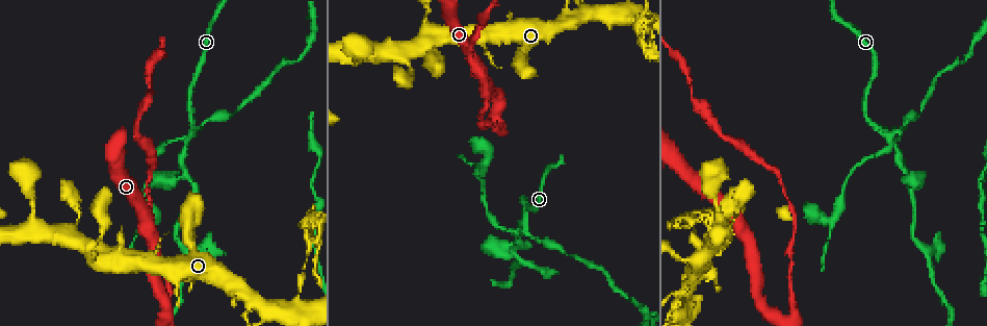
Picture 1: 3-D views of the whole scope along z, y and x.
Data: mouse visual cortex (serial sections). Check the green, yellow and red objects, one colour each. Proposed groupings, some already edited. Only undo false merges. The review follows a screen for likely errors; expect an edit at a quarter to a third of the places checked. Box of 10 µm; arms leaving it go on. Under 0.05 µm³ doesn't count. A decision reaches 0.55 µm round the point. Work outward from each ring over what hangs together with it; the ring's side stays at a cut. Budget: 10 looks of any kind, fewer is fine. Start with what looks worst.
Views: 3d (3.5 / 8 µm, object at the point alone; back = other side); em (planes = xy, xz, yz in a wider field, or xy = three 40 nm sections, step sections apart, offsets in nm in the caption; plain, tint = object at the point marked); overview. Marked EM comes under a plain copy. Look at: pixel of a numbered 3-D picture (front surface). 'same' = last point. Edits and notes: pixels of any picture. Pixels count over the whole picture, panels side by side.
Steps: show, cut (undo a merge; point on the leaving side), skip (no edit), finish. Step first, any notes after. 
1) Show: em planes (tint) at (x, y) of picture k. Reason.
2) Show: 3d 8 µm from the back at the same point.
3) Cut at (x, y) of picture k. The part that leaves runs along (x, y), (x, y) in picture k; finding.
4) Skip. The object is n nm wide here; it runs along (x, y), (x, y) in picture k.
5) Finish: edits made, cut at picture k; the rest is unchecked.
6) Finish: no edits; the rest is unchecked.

Show: 3d 8 µm at (191, 132) of picture 1. Four arms meet.

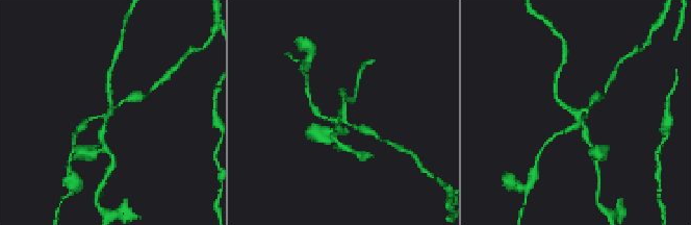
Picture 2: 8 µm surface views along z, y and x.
Show: 3d 3.5 µm from the back at the same point.

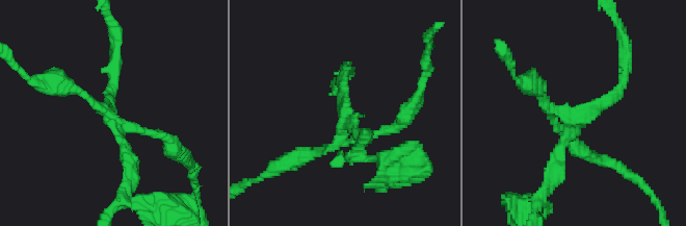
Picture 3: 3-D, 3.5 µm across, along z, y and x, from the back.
Show: em xy step 5 (tint) at (581, 118) of picture 3. 4 arms meet here; the arms are 150, 150, 150, 200 nm wide; need the tissue.

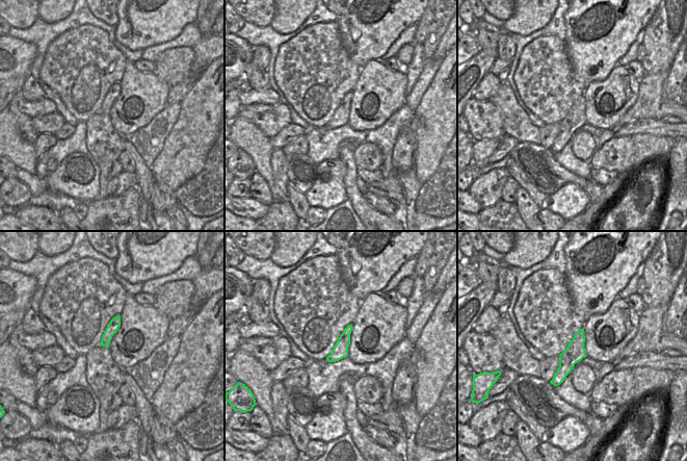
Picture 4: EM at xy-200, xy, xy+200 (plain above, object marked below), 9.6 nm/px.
Cut at (308, 150) of picture 3. The part that leaves runs along (117, 117), (162, 133), (185, 161) in picture 3; two cells meet here.

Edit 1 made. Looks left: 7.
Show: 3d 3.5 µm at (185, 252) of picture 1. Sharp bend.

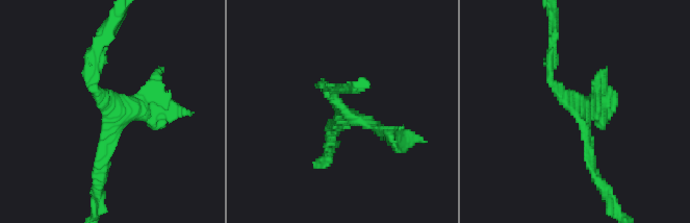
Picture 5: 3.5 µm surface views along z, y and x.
Show: em planes (tint) at (115, 110) of picture 5. Need the tissue.

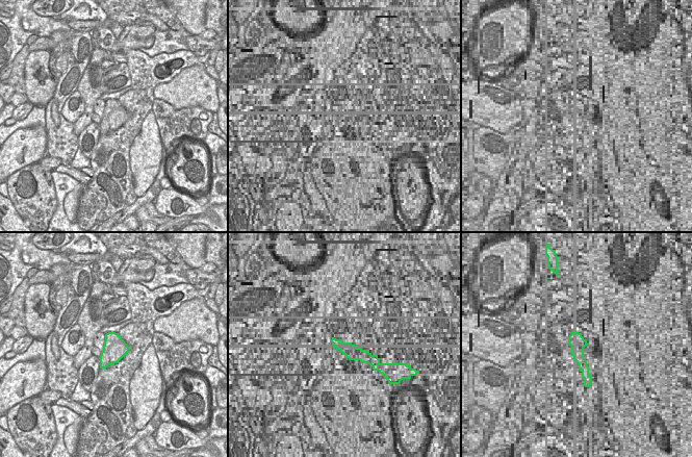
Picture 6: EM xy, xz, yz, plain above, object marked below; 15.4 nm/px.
Show: em xy step 5 (tint) at the same point. Cut it another way.

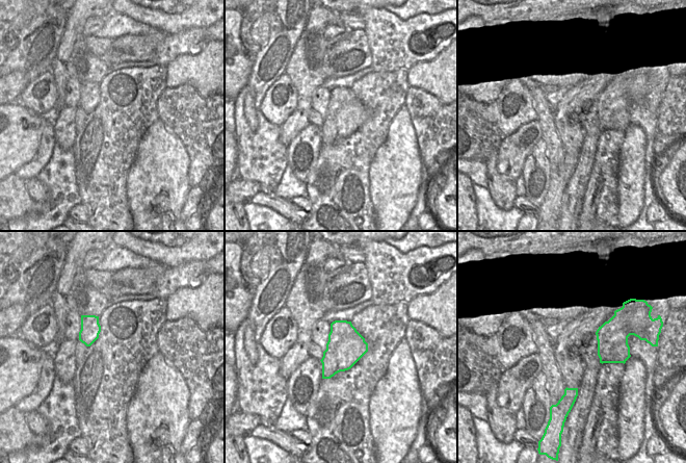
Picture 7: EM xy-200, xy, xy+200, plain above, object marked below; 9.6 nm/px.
Skip. It runs along (96, 62), (90, 80), (116, 109), (179, 113) in picture 5; continuous, no second cell.

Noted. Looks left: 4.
Show: 3d 8 µm at (792, 301) of picture 1. Sudden change in width.

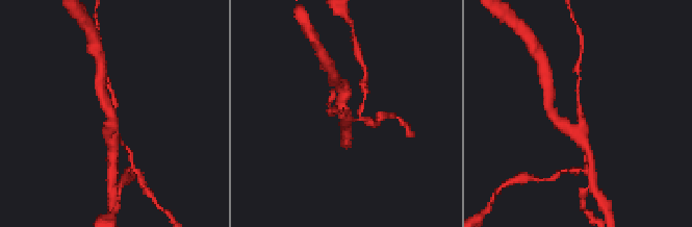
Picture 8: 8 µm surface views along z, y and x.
Show: 3d 3.5 µm at the same point.

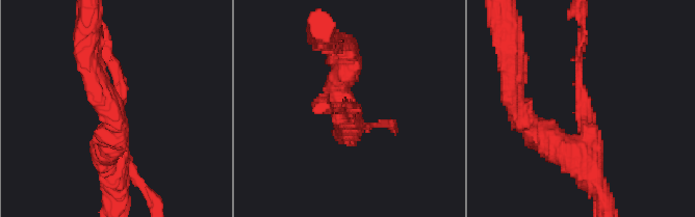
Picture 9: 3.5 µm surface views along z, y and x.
Show: em xy step 3 (tint) at (584, 110) of picture 9. The arms are 150, 400 nm wide; now the EM.

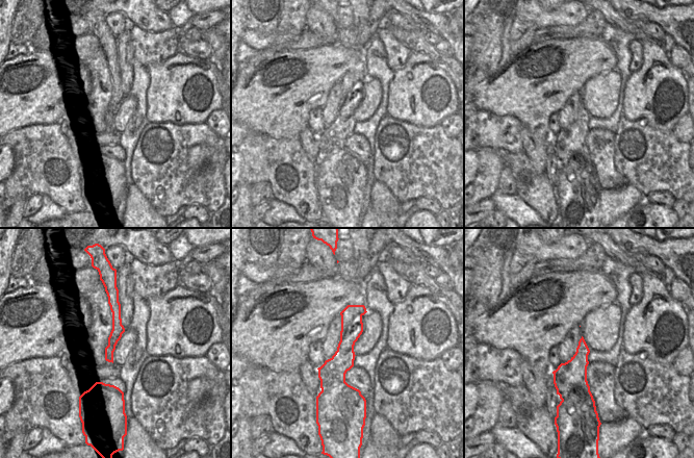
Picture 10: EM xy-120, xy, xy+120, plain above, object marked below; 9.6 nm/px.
Cut at (584, 98) of picture 9. A border runs along (344, 381), (322, 389) in picture 10; two cells meet here.

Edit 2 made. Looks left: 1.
Finish: edits made, cut at picture 3, cut at picture 9; the rest is unchecked.

